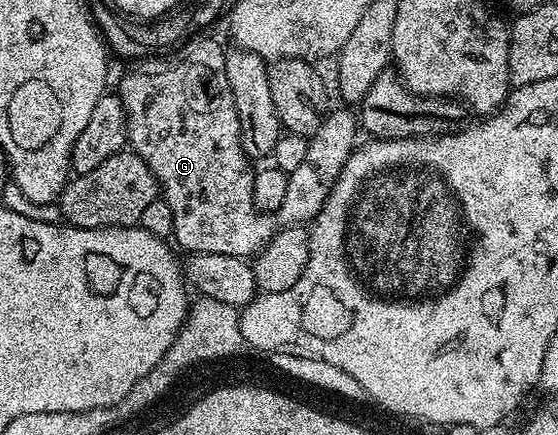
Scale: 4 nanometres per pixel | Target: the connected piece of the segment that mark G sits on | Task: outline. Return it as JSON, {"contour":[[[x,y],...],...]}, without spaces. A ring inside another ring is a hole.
{"contour":[[[197,35],[185,42],[172,54],[173,61],[165,61],[169,59],[153,59],[148,62],[146,69],[133,69],[121,81],[121,90],[119,96],[123,107],[125,108],[125,131],[127,134],[127,145],[132,152],[139,154],[143,159],[143,163],[147,163],[147,167],[151,167],[151,171],[155,175],[159,186],[160,196],[171,207],[171,212],[175,214],[175,231],[172,235],[174,242],[178,241],[183,248],[186,249],[186,254],[194,253],[210,253],[211,255],[235,255],[252,259],[260,253],[261,249],[273,238],[279,226],[286,225],[305,225],[312,223],[319,215],[319,211],[323,211],[323,203],[327,203],[327,195],[331,195],[331,187],[335,187],[335,179],[339,179],[339,175],[343,171],[343,167],[347,163],[347,159],[353,154],[354,149],[358,148],[359,140],[357,141],[357,133],[359,134],[359,117],[356,112],[353,113],[352,108],[341,107],[345,109],[334,108],[323,119],[321,126],[309,138],[309,146],[307,147],[307,156],[304,157],[303,163],[299,166],[299,171],[295,171],[289,178],[289,190],[287,191],[287,199],[285,205],[279,207],[276,213],[261,213],[255,207],[253,202],[253,190],[247,187],[247,173],[245,177],[245,164],[247,158],[241,152],[240,146],[241,136],[239,135],[239,115],[235,115],[235,99],[231,95],[231,83],[227,83],[227,63],[225,55],[227,52],[226,46],[221,46],[213,37],[205,37],[207,35]]]}

